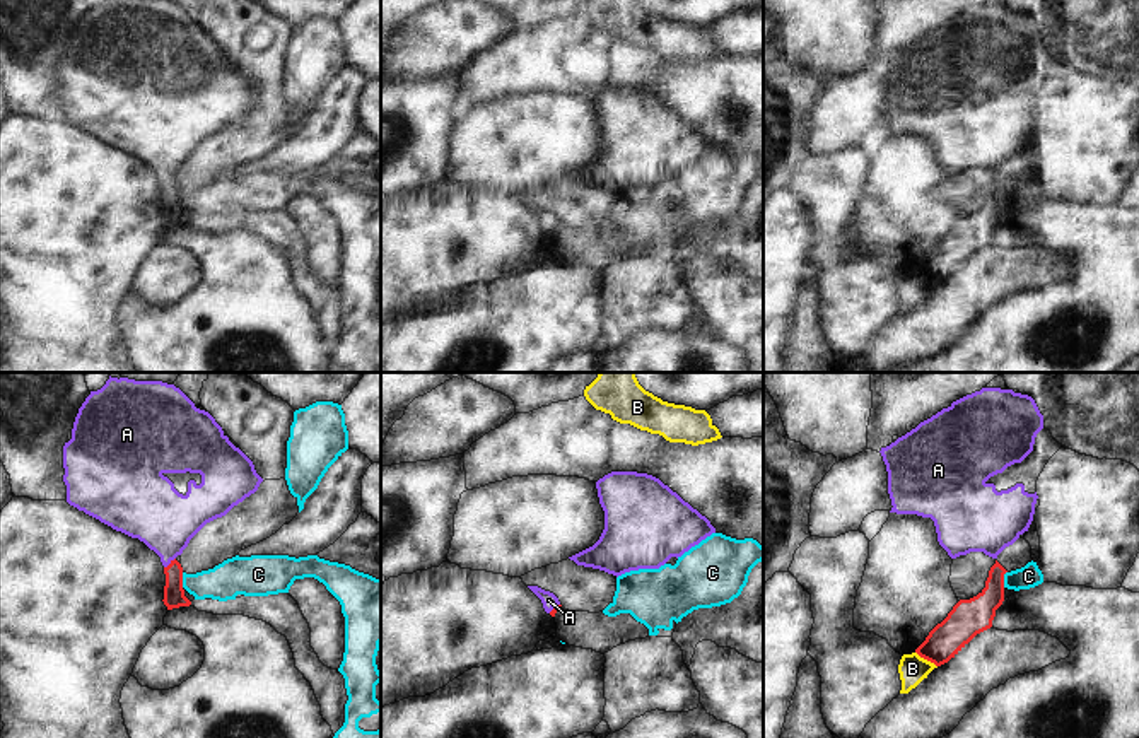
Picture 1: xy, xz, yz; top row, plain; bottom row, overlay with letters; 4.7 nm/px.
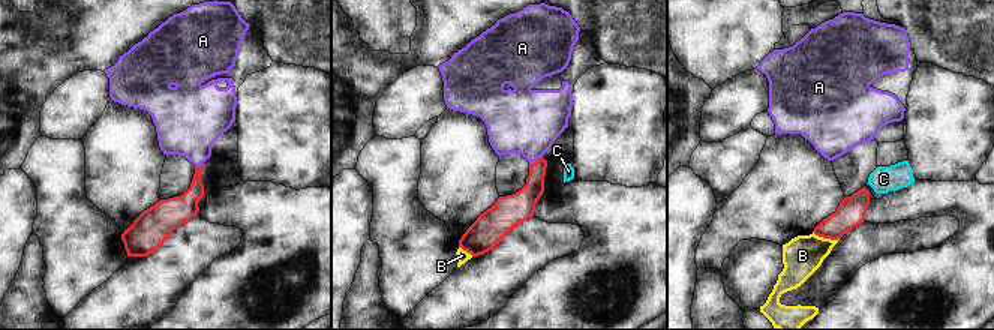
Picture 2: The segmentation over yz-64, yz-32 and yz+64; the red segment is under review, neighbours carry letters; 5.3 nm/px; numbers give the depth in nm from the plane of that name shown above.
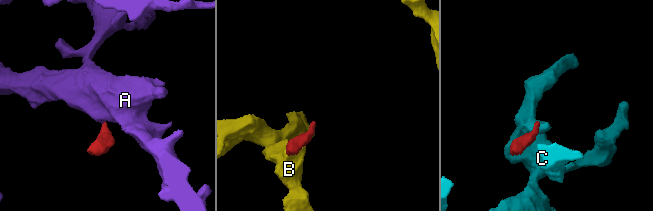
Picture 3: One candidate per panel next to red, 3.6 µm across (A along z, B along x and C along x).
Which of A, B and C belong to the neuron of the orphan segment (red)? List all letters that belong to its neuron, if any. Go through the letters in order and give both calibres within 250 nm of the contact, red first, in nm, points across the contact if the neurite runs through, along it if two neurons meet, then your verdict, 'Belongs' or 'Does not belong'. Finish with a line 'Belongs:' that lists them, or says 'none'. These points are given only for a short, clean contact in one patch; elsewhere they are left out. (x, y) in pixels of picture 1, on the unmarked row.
A: Thickness 100 nm (red) against 300 nm. Path across: xy (175, 214), (171, 180), (168, 147), (156, 130). Belongs
B: Thickness 170 nm (red) against 140 nm. Boundary: yz (916, 269), (936, 284). Does not belong
C: Thickness 180 nm (red) against 110 nm. Boundary: yz (1006, 188), (1003, 204). Does not belong
Belongs: A.

